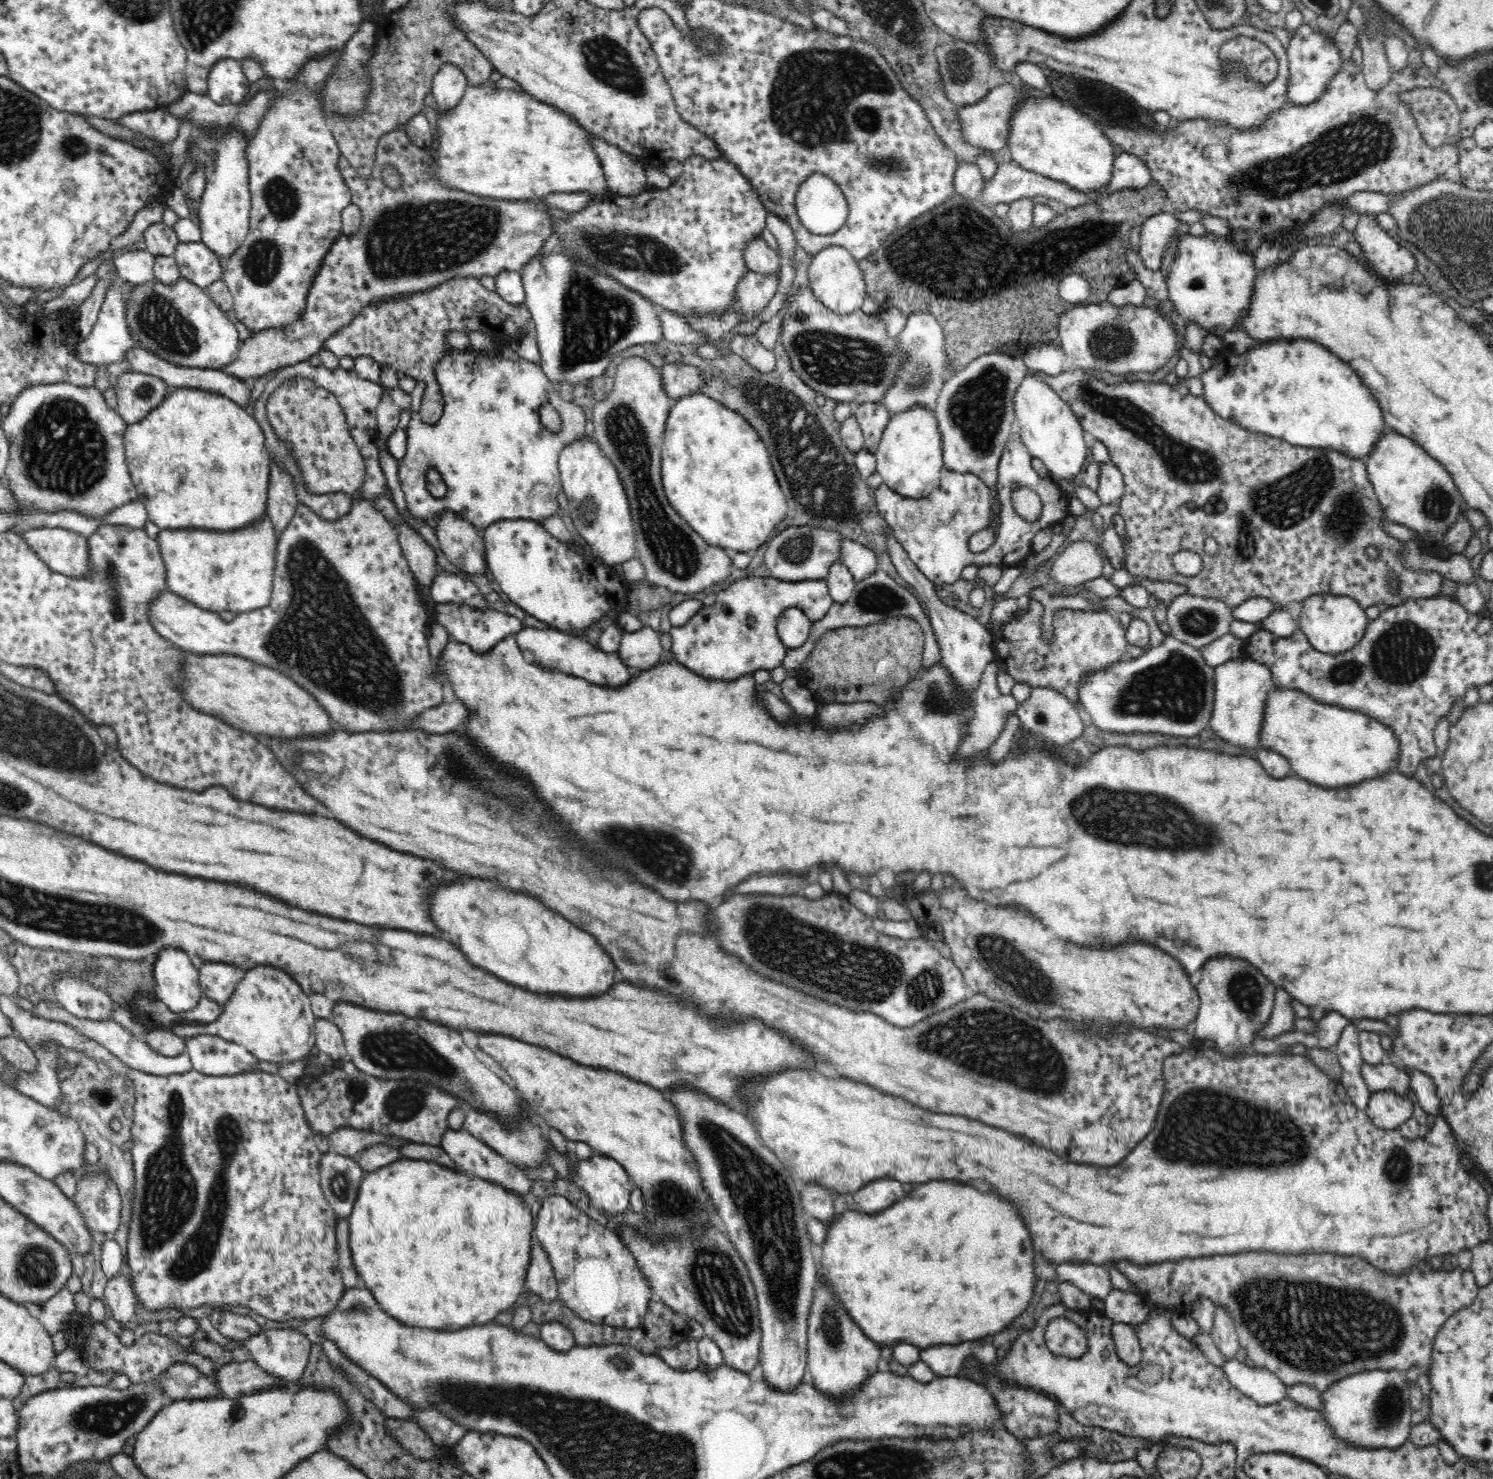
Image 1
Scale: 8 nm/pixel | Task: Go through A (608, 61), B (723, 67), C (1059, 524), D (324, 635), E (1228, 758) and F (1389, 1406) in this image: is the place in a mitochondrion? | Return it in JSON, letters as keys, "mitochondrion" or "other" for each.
{"A":"mitochondrion","B":"other","C":"other","D":"mitochondrion","E":"other","F":"mitochondrion"}

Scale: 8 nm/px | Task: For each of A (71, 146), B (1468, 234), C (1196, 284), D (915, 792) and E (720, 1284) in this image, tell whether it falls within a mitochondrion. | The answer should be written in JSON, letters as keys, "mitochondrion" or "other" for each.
{"A":"mitochondrion","B":"mitochondrion","C":"other","D":"other","E":"mitochondrion"}

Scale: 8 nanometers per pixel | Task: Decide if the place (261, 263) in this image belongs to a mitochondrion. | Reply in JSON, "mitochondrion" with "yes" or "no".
{"mitochondrion":"yes"}

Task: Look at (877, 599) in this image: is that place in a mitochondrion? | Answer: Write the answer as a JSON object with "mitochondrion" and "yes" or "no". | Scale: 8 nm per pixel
{"mitochondrion":"yes"}

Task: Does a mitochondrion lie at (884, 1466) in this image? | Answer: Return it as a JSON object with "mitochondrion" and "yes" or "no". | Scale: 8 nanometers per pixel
{"mitochondrion":"yes"}

